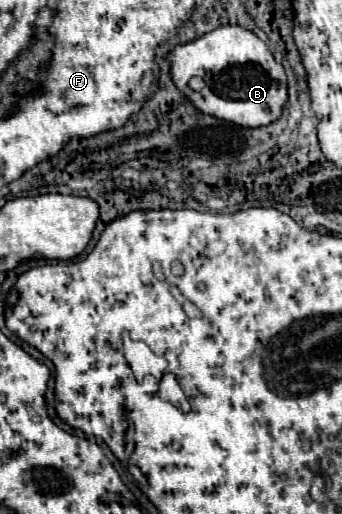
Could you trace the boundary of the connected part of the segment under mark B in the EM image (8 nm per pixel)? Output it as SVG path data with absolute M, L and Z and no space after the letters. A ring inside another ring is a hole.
M239 25L217 27L199 39L177 45L169 51L167 61L175 87L195 109L239 127L263 127L273 123L287 101L287 77L283 67L273 59L259 37ZM191 77L205 79L205 97L203 91L191 91L187 87Z

